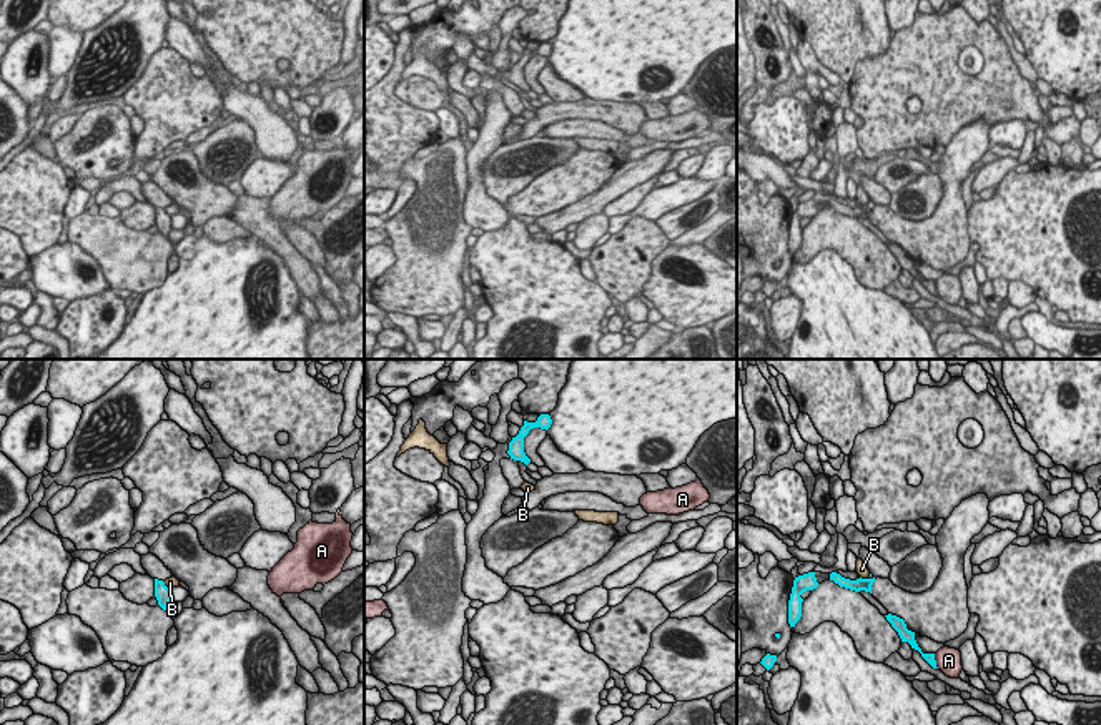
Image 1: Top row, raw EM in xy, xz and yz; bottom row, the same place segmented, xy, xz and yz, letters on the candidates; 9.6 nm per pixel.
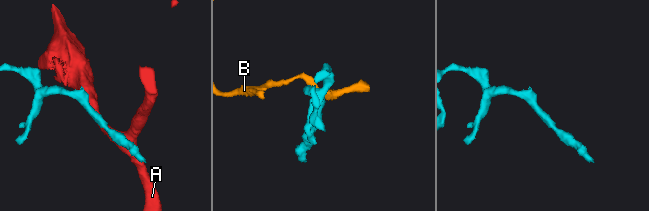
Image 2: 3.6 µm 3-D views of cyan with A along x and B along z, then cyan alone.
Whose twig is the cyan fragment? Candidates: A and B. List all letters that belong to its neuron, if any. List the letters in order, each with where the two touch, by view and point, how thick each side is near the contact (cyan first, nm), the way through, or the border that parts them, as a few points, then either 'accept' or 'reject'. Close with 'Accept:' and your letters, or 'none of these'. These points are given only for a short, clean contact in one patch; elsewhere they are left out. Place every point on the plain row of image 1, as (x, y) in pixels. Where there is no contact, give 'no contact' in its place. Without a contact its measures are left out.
A: yz (935, 288) | 100/240 nm | along yz (933, 281), (938, 295) | reject
B: yz (864, 207) | 130/120 nm | along yz (860, 203), (867, 207) | reject
Accept: none of these

